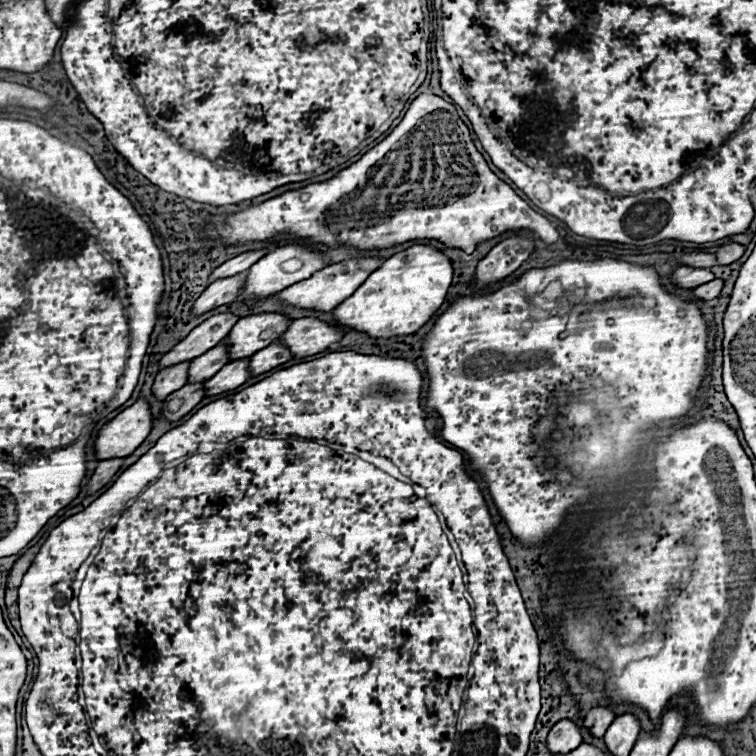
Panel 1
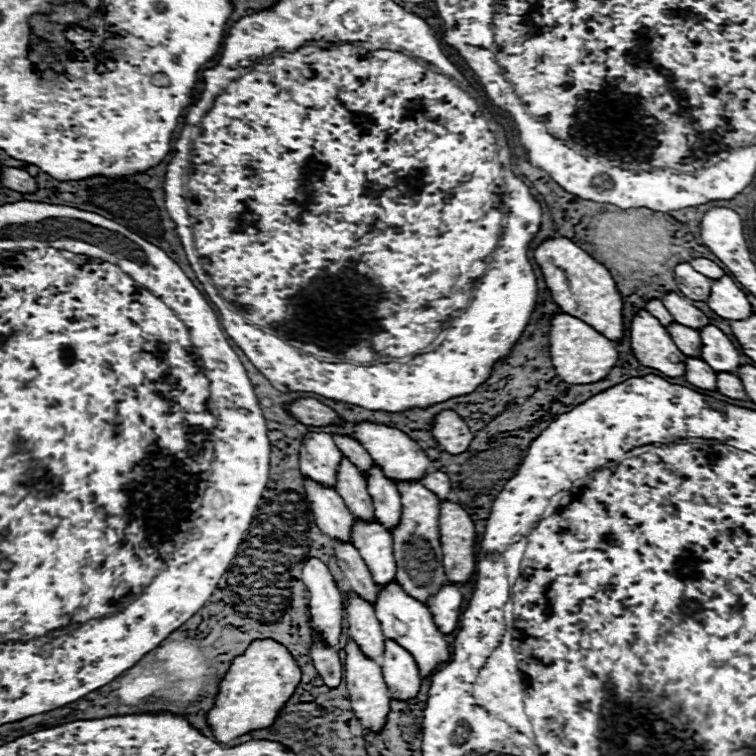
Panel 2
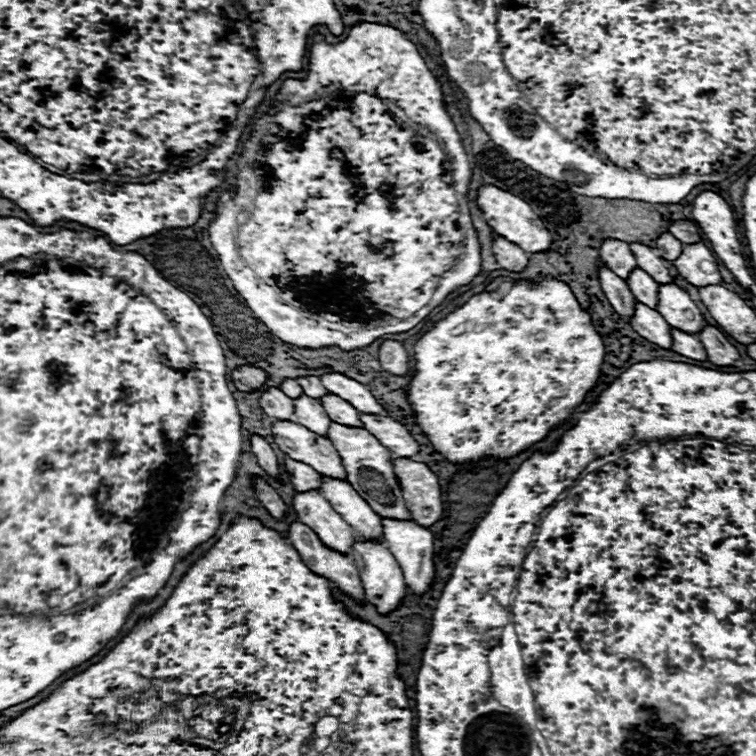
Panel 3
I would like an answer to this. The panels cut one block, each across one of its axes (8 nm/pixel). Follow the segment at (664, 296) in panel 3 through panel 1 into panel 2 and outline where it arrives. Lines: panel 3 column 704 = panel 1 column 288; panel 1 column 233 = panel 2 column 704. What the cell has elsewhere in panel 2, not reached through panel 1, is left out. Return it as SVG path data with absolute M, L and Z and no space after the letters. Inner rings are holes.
M706 326L700 332L702 338L702 360L716 372L738 372L740 352L734 348L730 338L716 326Z

